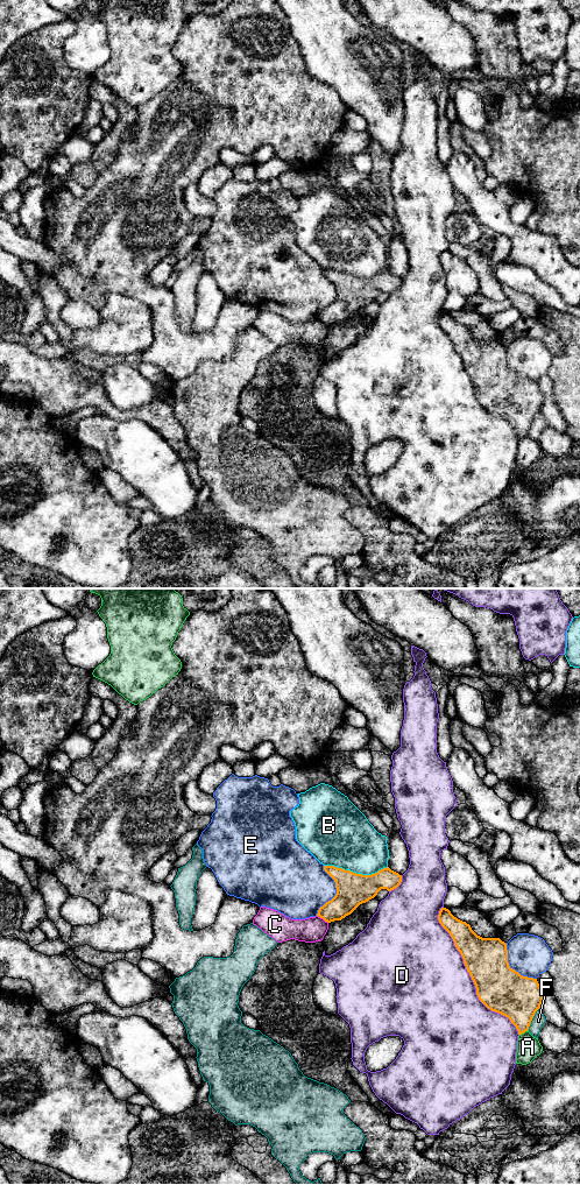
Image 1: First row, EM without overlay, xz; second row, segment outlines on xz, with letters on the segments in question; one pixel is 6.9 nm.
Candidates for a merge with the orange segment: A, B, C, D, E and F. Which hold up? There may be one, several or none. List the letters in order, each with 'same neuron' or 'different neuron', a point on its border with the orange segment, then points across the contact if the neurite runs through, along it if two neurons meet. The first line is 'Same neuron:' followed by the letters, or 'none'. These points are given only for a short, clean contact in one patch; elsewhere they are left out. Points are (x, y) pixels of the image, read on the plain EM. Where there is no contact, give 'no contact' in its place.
Same neuron: none
A: different neuron; meets orange in xz at (523, 436)
B: different neuron; meets orange in xz at (355, 276)
C: different neuron; meets orange in xz at (323, 322); border along xz (317, 318), (327, 326)
D: different neuron; meets orange in xz at (469, 378)
E: different neuron; meets orange in xz at (337, 295)
F: different neuron; meets orange in xz at (532, 421)

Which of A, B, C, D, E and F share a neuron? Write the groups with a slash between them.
A / B / C / D / E / F

